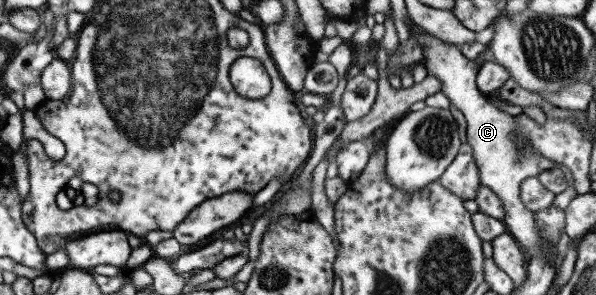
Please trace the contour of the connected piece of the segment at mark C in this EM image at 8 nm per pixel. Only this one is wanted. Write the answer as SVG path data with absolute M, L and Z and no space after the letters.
M411 19L408 20L408 28L411 34L416 33L422 37L423 64L428 74L441 82L441 91L448 97L450 103L462 112L467 121L467 143L472 147L480 182L495 192L502 201L505 210L502 221L507 226L507 232L518 241L528 256L532 256L536 249L542 247L543 239L535 223L535 213L526 208L521 199L520 185L525 178L537 176L542 171L554 168L556 164L548 162L548 159L545 159L530 141L517 133L517 122L514 117L490 104L477 87L479 66L468 60L466 55L462 55L458 46L435 38L433 35L428 36Z

